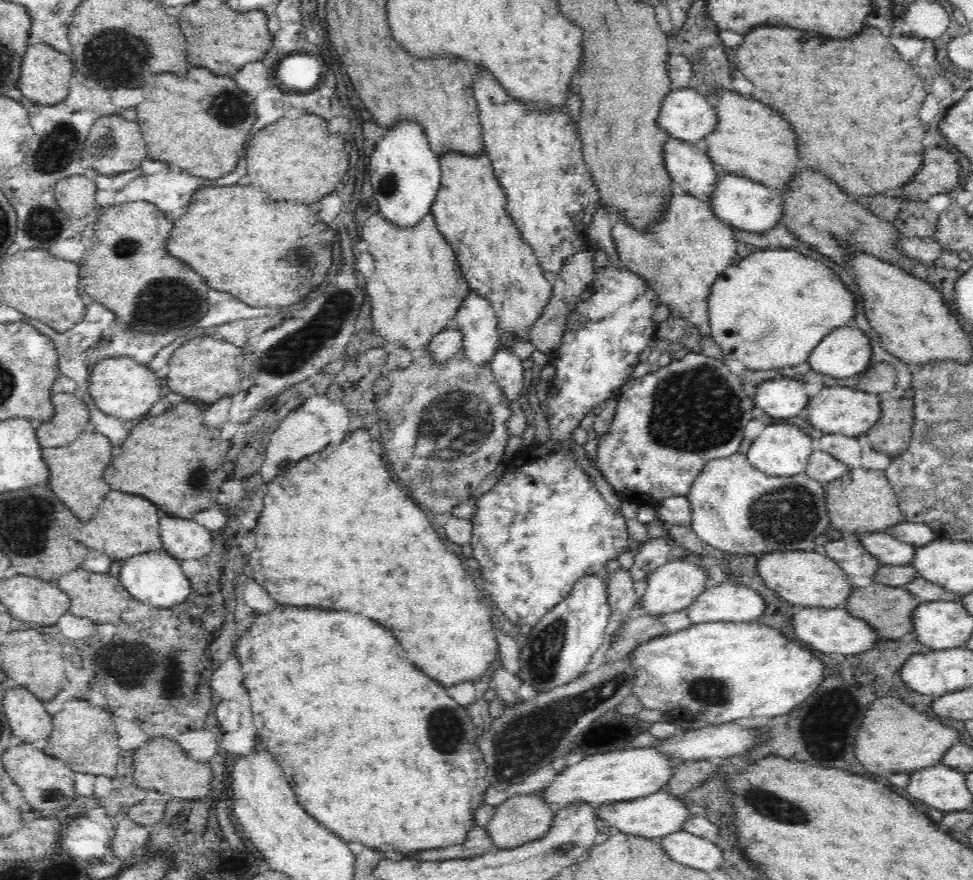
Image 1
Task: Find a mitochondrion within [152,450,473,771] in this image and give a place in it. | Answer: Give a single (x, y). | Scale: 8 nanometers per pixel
(445, 729)

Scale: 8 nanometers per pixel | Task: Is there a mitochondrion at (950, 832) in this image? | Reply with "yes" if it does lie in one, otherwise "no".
no

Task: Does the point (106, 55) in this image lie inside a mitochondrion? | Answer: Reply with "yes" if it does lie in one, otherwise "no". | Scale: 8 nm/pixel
yes

